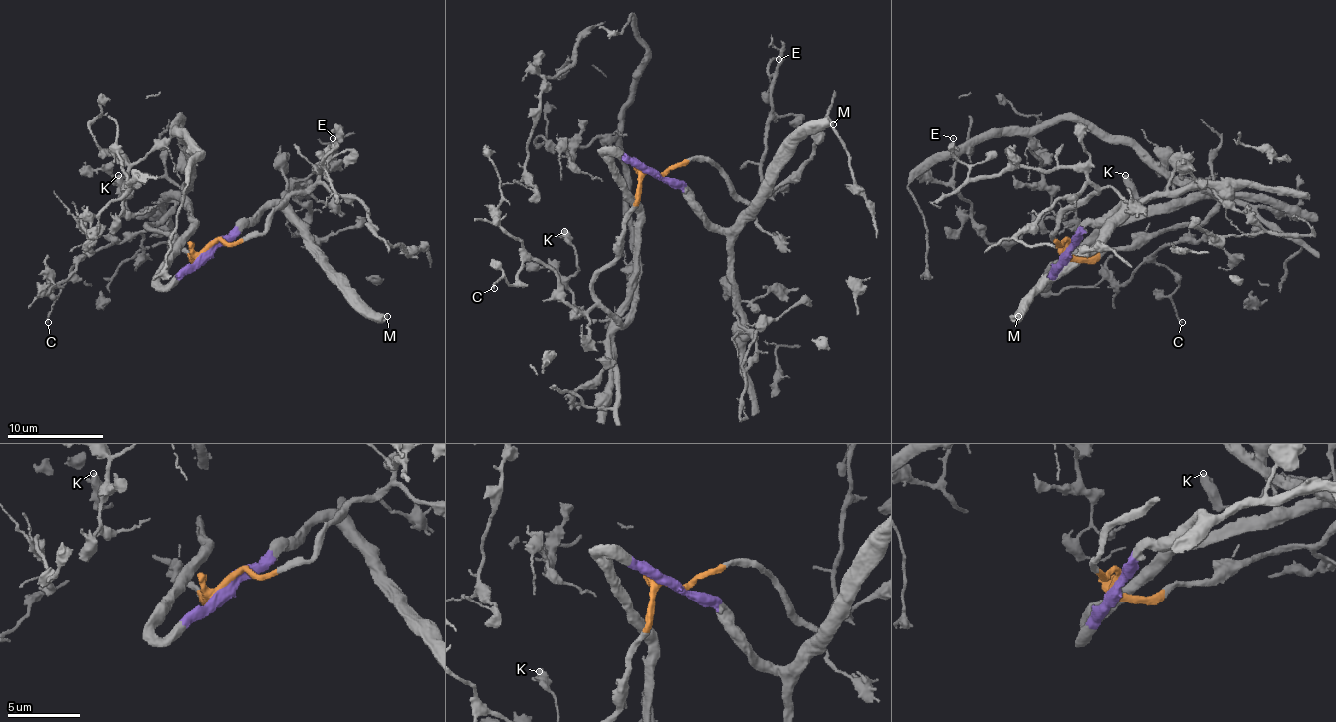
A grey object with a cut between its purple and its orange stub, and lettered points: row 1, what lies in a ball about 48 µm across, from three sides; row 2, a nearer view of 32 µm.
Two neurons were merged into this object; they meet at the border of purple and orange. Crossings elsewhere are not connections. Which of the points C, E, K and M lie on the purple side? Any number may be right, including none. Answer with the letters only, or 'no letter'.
M

